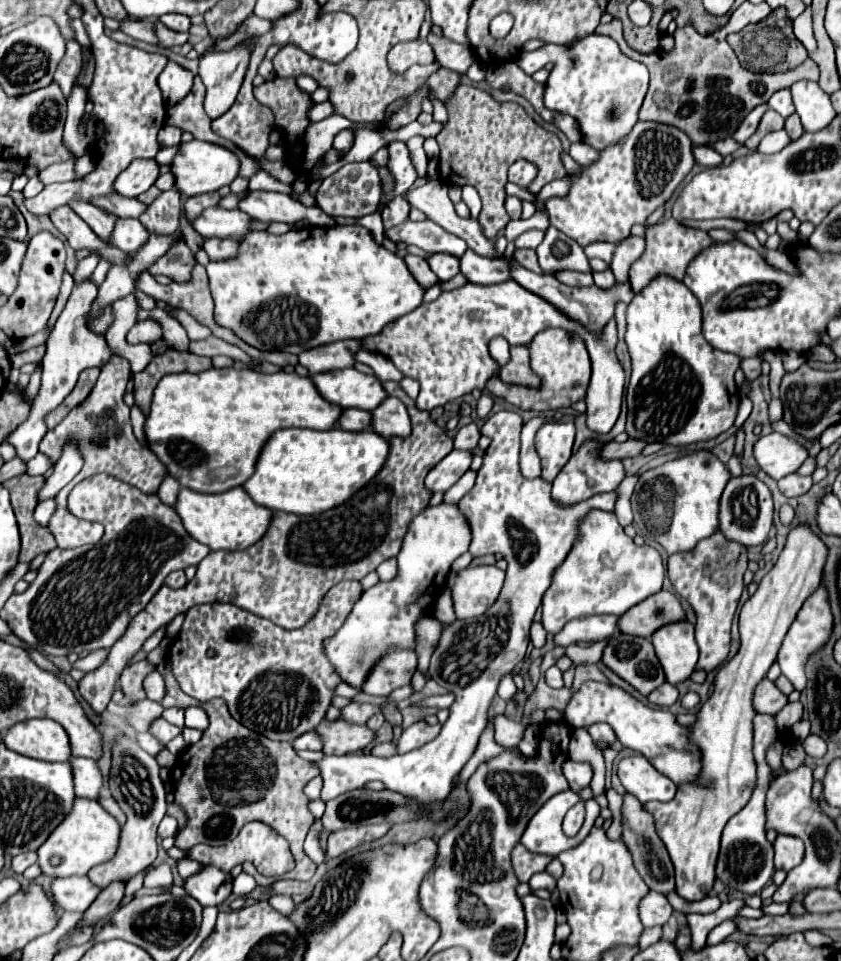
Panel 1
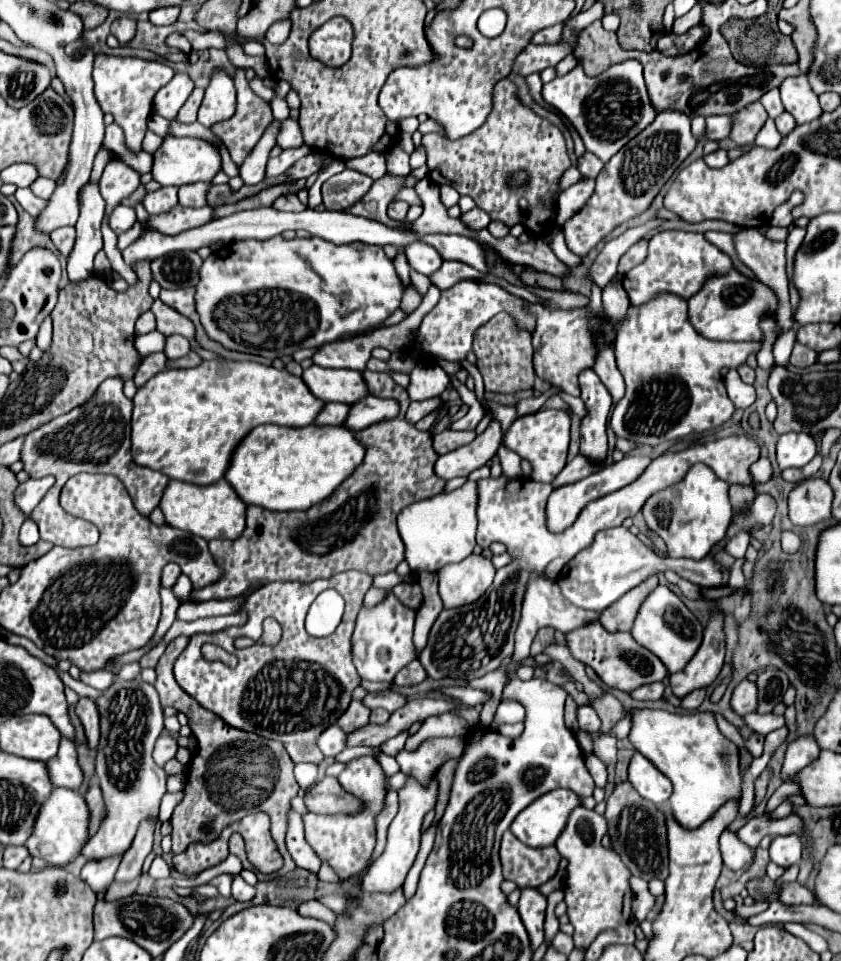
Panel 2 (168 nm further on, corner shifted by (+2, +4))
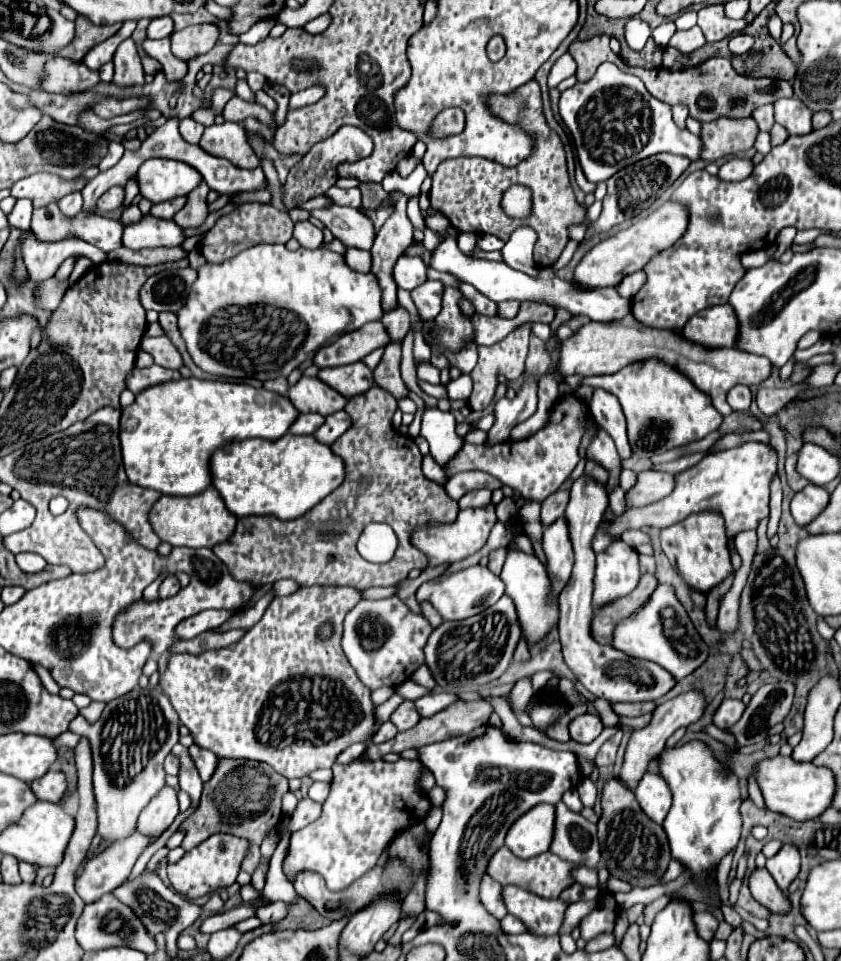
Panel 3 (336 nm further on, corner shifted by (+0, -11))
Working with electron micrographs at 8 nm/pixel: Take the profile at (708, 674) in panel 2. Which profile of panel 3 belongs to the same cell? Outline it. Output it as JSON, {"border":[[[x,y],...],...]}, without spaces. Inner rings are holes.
{"border":[[[689,691],[689,693],[683,693],[663,705],[659,705],[655,711],[653,711],[653,721],[645,727],[645,729],[637,729],[633,731],[629,743],[627,743],[627,749],[625,749],[625,759],[623,759],[623,765],[621,765],[621,771],[619,771],[619,779],[627,785],[627,789],[635,791],[637,783],[641,781],[641,777],[645,775],[647,767],[651,761],[657,759],[657,755],[661,755],[663,751],[663,745],[665,741],[679,729],[679,727],[689,727],[691,723],[699,721],[699,717],[703,715],[705,711],[705,699],[701,693],[697,691]]]}

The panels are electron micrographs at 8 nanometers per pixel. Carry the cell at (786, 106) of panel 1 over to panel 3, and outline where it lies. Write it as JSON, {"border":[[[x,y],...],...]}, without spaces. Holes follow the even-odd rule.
{"border":[[[765,105],[765,107],[757,107],[751,115],[759,127],[759,131],[769,131],[775,123],[773,119],[773,105]]]}

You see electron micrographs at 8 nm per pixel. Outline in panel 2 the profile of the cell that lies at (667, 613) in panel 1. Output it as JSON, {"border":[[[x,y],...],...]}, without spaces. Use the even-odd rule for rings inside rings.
{"border":[[[657,576],[647,578],[643,584],[639,584],[637,588],[633,588],[631,592],[627,592],[623,598],[619,598],[611,608],[607,608],[599,622],[603,624],[605,630],[609,632],[627,632],[631,630],[631,624],[635,620],[635,612],[639,612],[643,600],[659,586]]]}

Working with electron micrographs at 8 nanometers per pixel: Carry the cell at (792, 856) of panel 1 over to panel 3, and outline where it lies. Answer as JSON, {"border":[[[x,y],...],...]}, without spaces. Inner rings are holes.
{"border":[[[783,845],[775,857],[767,859],[767,869],[781,891],[787,891],[791,881],[799,875],[799,863],[799,851],[795,845]]]}

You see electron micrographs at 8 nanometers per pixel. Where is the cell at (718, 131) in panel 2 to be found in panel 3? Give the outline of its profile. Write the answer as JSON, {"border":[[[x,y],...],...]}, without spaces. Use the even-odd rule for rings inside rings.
{"border":[[[613,63],[599,65],[597,73],[589,81],[563,91],[559,113],[573,135],[579,165],[585,177],[593,183],[607,181],[621,167],[657,153],[683,155],[695,161],[701,151],[701,139],[675,125],[671,119],[671,107],[655,99],[639,77],[619,71]]]}

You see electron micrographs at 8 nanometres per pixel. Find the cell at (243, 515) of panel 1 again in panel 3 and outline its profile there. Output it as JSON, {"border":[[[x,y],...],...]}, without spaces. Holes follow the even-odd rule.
{"border":[[[207,487],[207,491],[189,497],[167,497],[161,495],[149,513],[149,523],[161,541],[171,543],[173,547],[215,547],[231,537],[237,517],[231,515],[221,501],[221,495],[215,487]]]}

